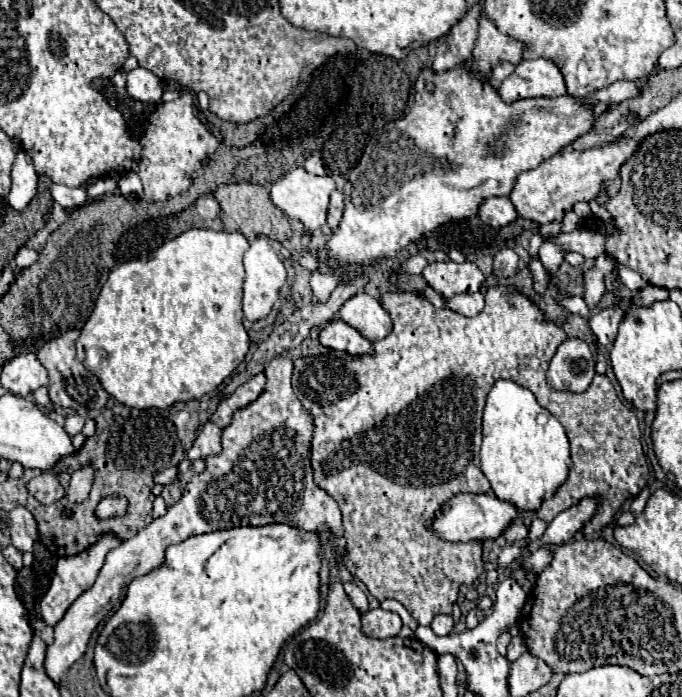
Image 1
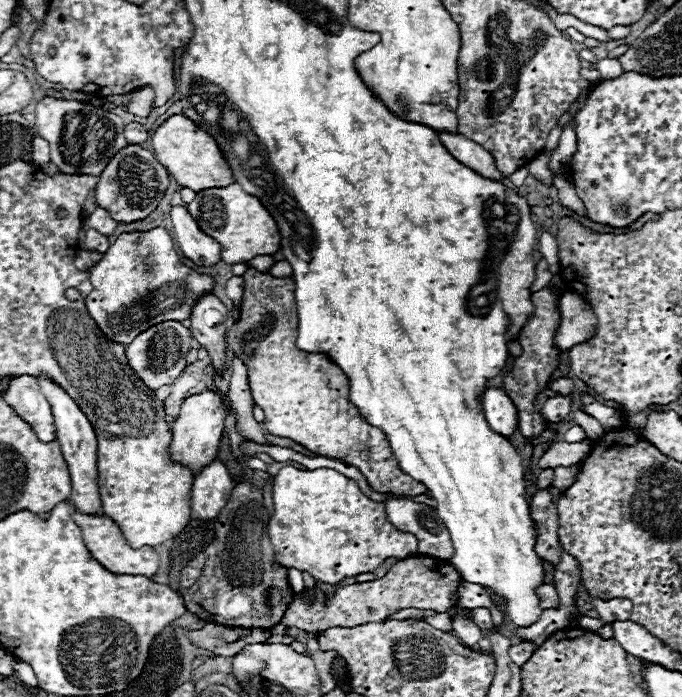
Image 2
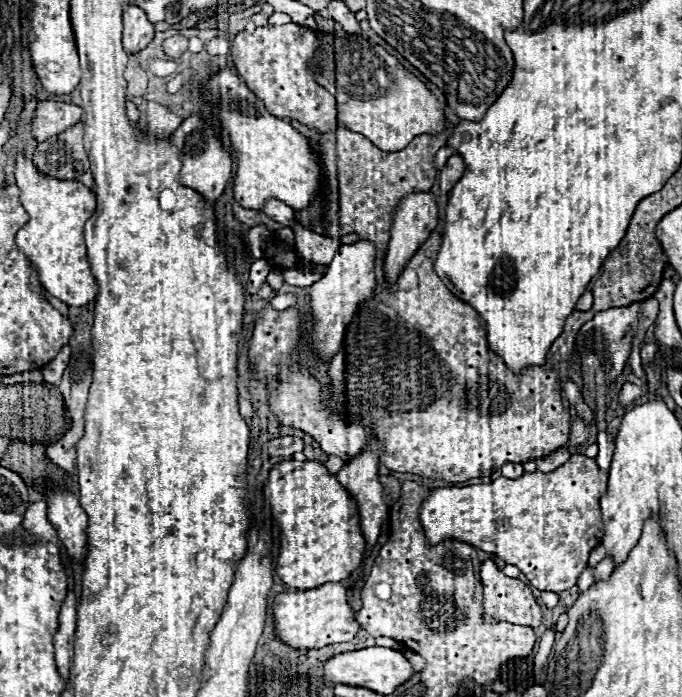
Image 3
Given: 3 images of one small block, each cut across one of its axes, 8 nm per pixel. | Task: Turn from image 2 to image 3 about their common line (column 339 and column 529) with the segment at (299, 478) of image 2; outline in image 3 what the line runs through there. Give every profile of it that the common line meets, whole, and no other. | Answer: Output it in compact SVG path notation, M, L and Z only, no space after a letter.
M572 454L572 458L554 472L524 472L520 478L498 478L490 484L474 484L464 488L434 488L420 510L420 522L430 544L438 544L444 538L458 538L502 558L506 564L514 564L526 576L526 580L540 592L562 592L578 584L582 570L588 564L590 552L600 544L604 524L600 520L598 498L606 492L608 474L598 468L592 458L584 454Z

